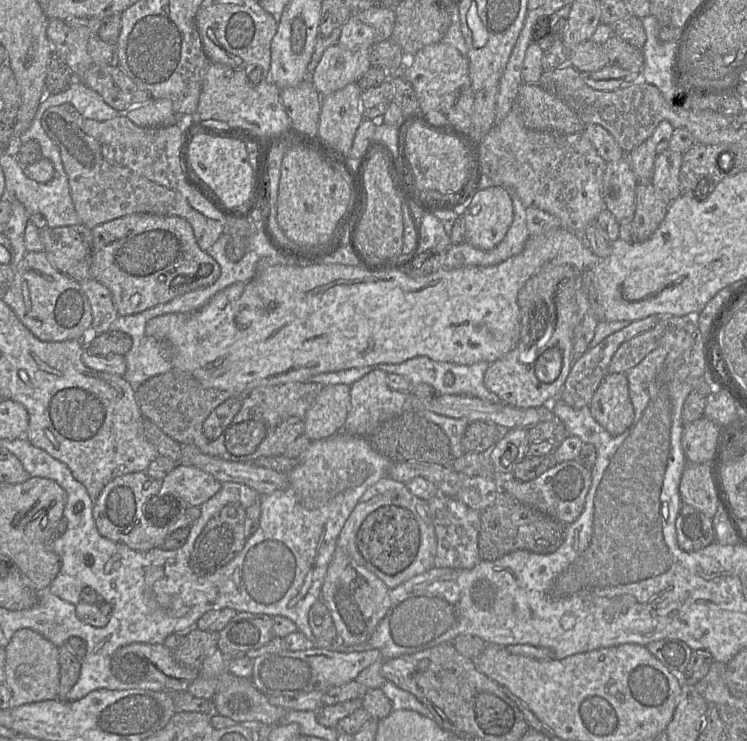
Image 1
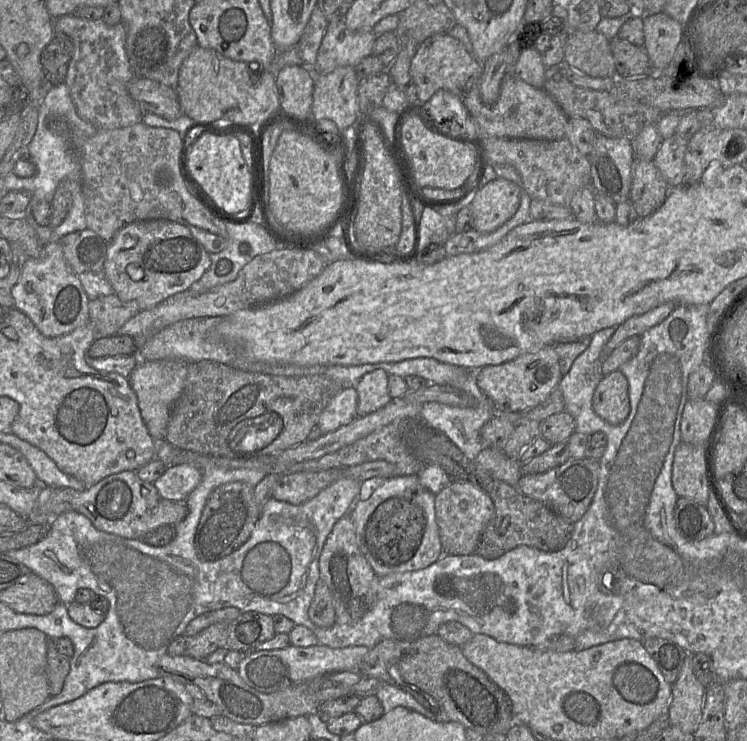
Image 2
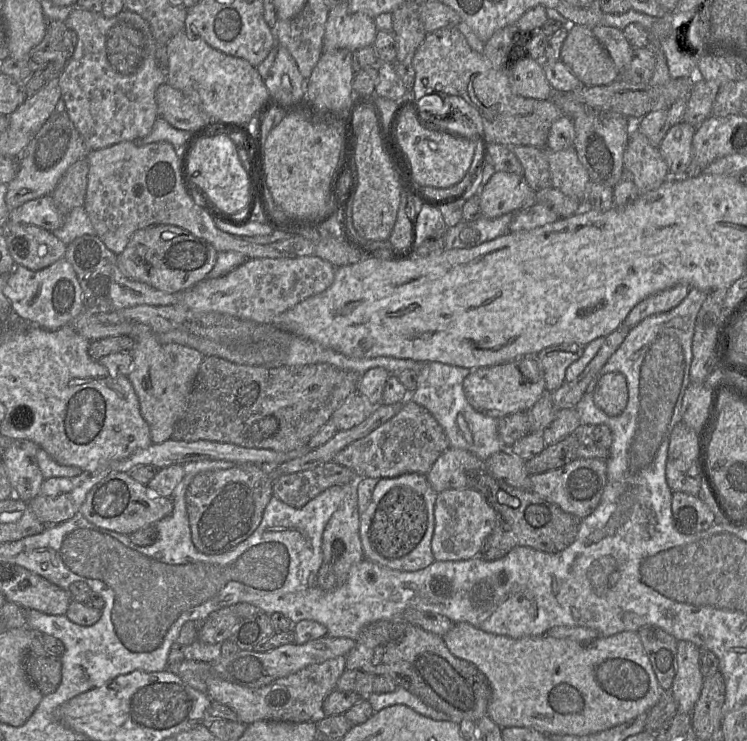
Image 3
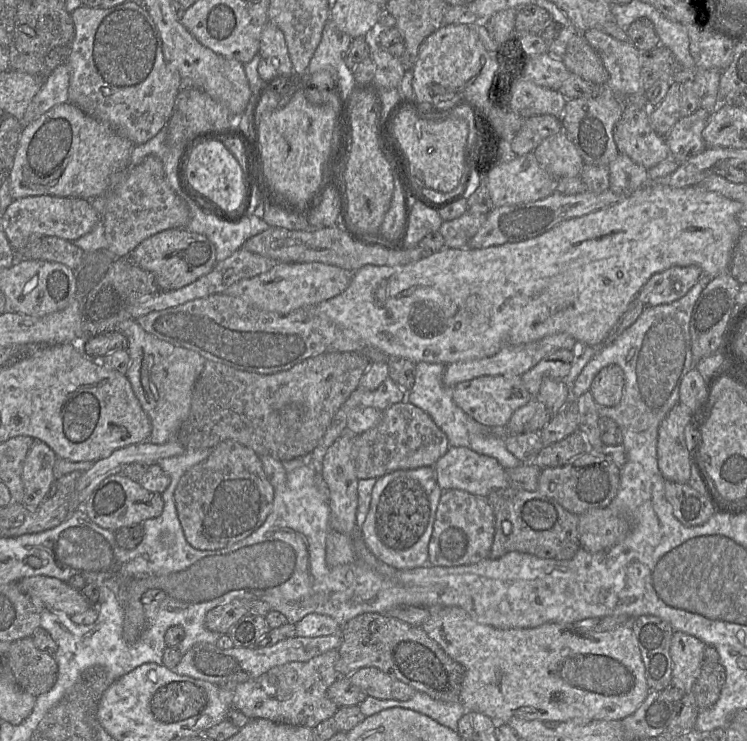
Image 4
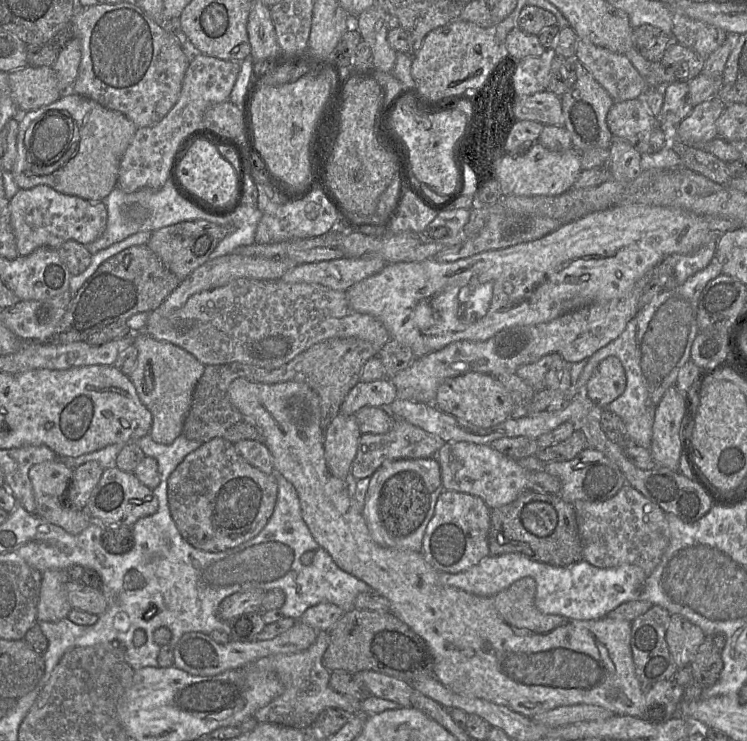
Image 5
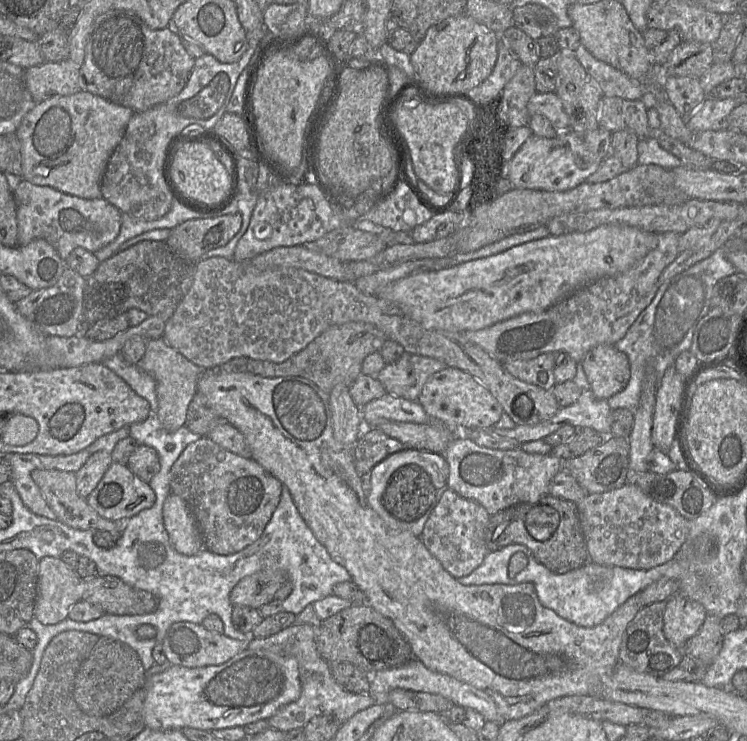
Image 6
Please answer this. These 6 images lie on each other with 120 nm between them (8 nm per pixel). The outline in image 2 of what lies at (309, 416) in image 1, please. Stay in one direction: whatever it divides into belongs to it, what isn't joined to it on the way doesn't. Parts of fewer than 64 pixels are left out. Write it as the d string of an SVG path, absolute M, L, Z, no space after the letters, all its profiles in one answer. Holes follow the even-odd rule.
M345 386L325 407L316 427L327 434L350 423L357 417L357 402L355 387Z

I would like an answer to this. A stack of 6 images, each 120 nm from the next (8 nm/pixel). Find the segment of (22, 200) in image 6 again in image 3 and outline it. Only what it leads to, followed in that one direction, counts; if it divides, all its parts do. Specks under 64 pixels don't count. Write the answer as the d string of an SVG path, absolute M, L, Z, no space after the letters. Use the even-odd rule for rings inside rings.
M51 195L42 196L10 210L7 220L37 226L53 232L64 224L65 215L56 207Z

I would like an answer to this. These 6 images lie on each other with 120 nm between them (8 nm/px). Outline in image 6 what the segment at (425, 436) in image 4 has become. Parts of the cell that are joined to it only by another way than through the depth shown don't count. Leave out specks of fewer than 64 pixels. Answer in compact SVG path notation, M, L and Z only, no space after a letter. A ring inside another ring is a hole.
M378 428L364 429L353 447L353 461L356 471L360 475L366 474L387 456L403 449L408 448Z

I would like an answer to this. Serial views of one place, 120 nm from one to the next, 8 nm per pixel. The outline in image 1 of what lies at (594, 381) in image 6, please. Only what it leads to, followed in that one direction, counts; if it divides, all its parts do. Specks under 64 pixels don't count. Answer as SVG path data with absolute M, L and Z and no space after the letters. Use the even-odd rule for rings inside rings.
M608 373L594 393L589 408L592 417L611 435L623 434L634 420L626 374Z

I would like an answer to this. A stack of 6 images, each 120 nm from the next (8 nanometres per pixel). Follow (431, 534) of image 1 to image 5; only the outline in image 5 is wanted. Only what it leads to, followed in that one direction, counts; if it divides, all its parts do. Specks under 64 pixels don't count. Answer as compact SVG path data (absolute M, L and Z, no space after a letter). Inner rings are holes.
M435 456L383 463L370 478L363 507L373 540L386 548L422 552L425 530L444 490L440 464Z

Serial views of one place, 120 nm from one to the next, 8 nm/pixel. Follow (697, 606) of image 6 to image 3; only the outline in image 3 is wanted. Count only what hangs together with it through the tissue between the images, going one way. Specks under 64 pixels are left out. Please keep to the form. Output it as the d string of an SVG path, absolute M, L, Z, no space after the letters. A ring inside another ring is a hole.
M691 641L677 642L677 668L670 689L677 703L677 712L691 714L700 696L704 679L700 671L700 652L700 648Z

